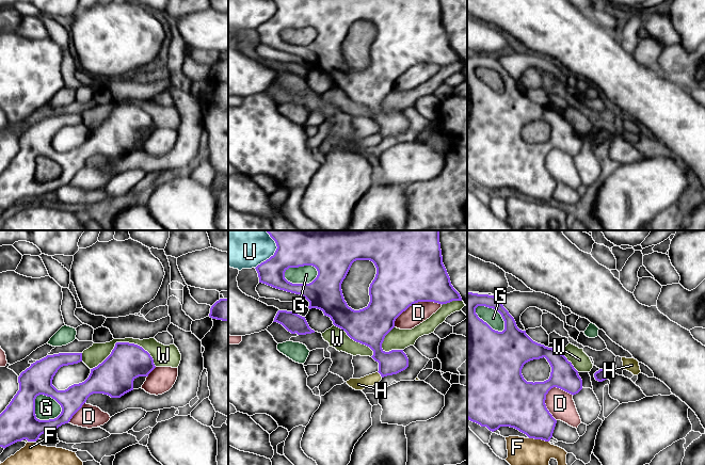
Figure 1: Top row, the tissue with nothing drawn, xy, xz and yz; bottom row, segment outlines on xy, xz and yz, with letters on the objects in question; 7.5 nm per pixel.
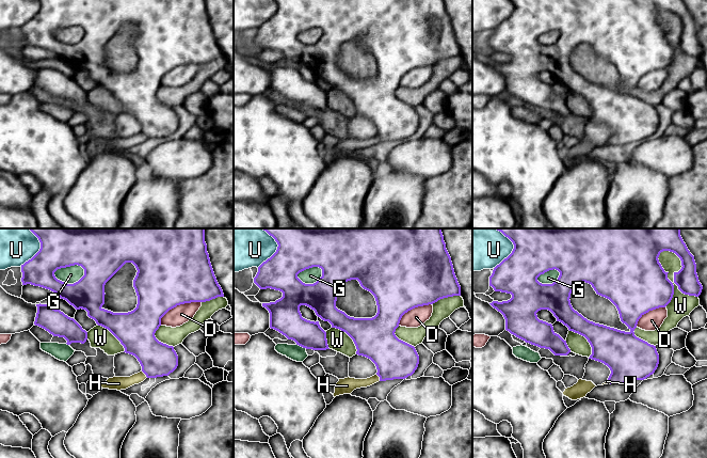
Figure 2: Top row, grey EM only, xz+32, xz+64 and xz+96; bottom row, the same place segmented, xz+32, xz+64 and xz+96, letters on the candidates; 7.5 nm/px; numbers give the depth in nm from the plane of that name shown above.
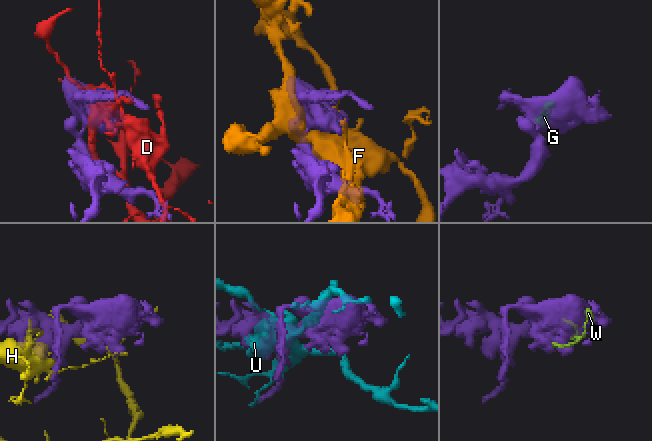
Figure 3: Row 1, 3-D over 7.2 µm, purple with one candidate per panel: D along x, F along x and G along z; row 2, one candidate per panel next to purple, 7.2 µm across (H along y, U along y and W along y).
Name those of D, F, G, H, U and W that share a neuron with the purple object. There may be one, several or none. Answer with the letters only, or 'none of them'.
none of them

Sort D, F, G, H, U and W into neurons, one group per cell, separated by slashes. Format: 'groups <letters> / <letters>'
groups D / F / G W / H / U

